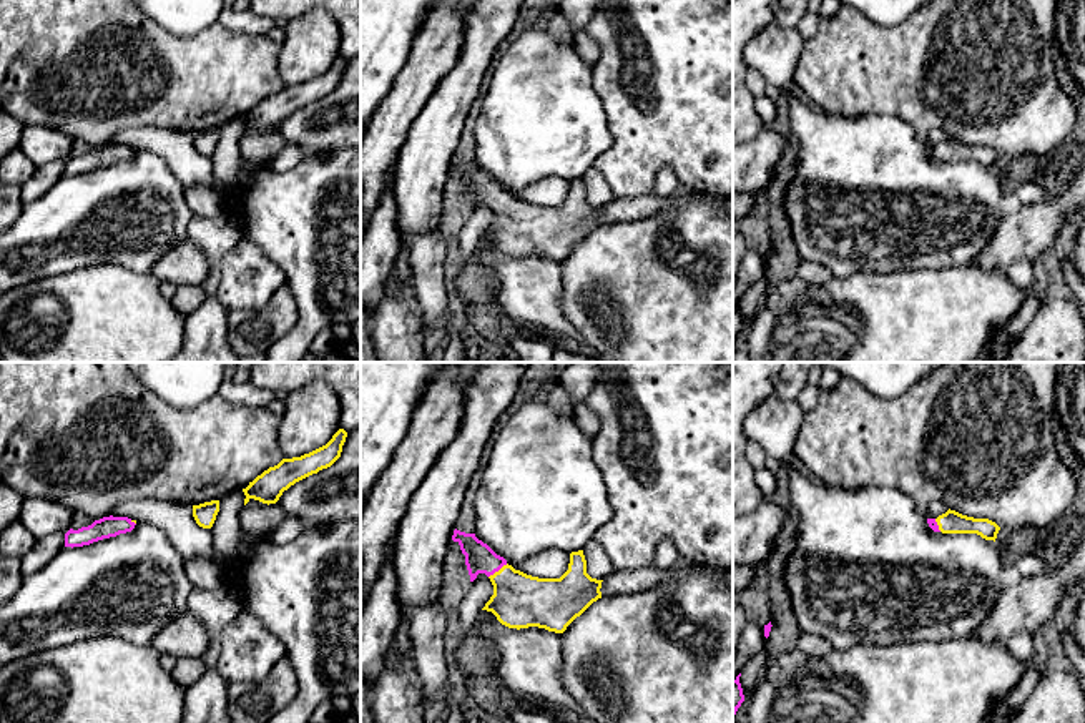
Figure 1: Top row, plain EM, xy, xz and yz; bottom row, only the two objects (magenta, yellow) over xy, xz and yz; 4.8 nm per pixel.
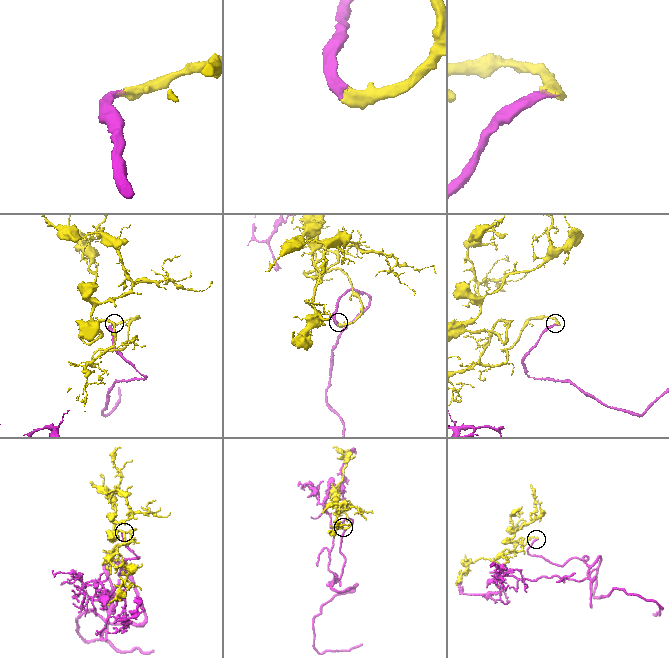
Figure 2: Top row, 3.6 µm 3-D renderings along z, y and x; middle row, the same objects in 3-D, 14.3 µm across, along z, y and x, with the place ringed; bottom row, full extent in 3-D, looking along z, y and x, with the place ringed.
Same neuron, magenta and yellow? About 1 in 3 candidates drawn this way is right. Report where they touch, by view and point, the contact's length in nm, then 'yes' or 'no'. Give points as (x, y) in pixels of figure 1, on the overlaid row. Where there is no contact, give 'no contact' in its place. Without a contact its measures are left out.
contact xz (497, 570); length 120 nm; yes

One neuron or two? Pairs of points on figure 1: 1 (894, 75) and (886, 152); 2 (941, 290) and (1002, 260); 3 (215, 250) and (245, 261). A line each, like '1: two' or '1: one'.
1: two
2: two
3: two

